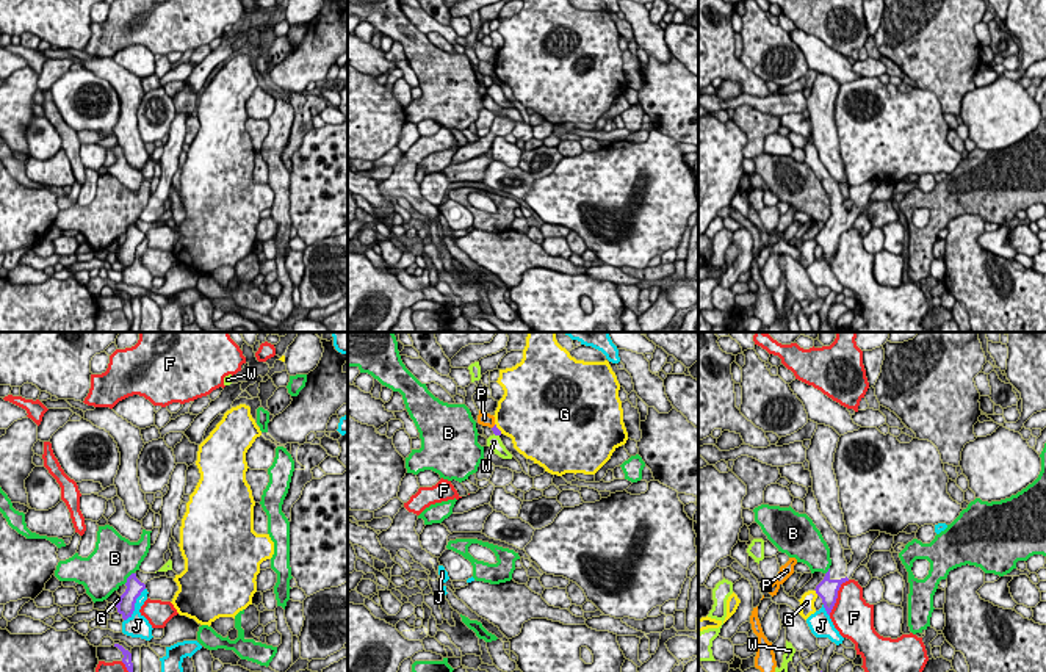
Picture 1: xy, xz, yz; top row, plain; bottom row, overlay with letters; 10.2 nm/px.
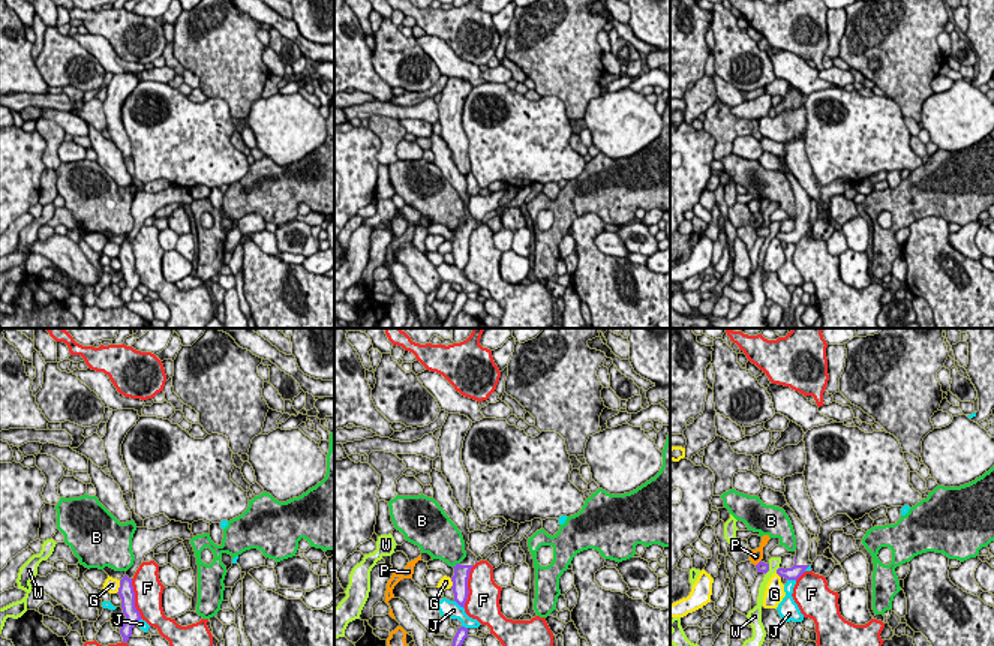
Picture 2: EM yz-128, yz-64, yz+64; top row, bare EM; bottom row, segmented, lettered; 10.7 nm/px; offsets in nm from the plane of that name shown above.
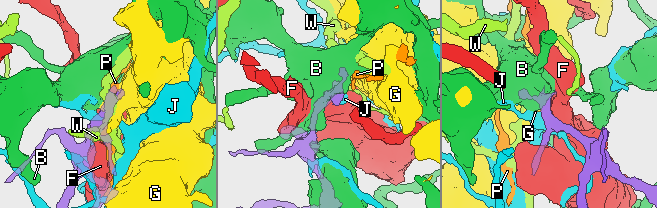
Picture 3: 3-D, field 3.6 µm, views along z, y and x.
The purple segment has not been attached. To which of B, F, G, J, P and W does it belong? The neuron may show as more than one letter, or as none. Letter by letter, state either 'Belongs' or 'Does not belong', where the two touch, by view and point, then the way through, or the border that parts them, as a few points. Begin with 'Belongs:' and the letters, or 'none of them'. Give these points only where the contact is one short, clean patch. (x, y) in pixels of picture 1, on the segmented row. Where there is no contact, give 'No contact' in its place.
Belongs: none of them
B: Does not belong. Touches purple at xy (127, 578)
F: Does not belong. Touches purple at yz (836, 596)
G: Does not belong. Touches purple at yz (816, 592)
J: Does not belong. Touches purple at xy (133, 605)
P: Does not belong. Touches purple at xz (494, 426). Boundary: xz (495, 425), (492, 428)
W: Does not belong. Touches purple at xz (497, 434)

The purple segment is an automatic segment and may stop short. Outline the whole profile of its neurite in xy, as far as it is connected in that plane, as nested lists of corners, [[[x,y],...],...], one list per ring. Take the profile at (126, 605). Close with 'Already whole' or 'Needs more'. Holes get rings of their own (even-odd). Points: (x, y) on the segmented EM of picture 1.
[[[132,573],[127,578],[125,583],[127,589],[125,592],[119,597],[119,602],[116,605],[117,612],[122,616],[124,620],[127,620],[128,617],[132,617],[133,611],[135,611],[135,603],[136,598],[141,595],[141,592],[146,589],[146,584],[141,583],[136,578],[136,573]]]. Already whole

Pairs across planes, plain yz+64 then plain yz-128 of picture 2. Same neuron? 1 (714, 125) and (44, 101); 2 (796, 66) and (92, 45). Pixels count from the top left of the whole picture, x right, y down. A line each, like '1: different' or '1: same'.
1: different
2: same

